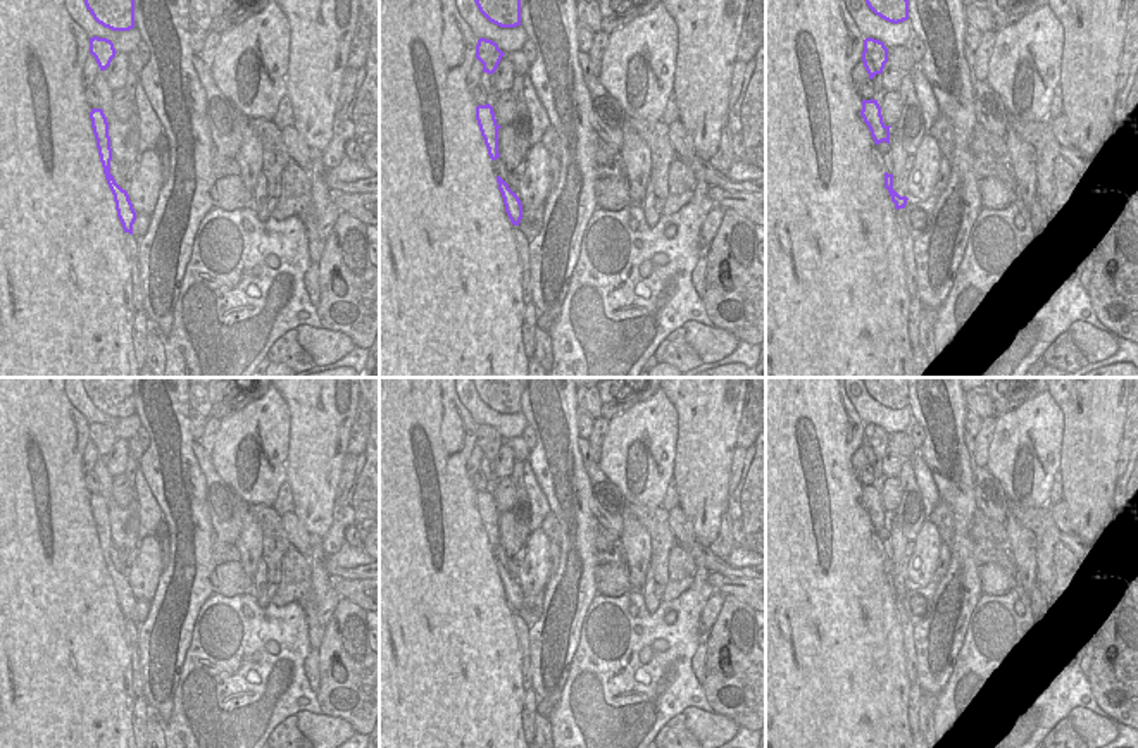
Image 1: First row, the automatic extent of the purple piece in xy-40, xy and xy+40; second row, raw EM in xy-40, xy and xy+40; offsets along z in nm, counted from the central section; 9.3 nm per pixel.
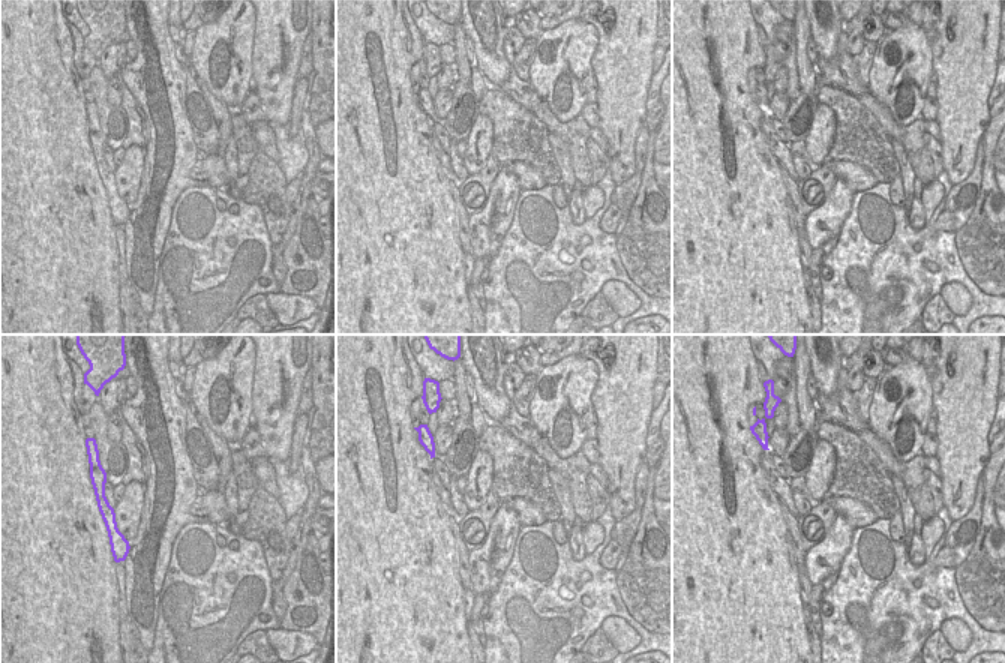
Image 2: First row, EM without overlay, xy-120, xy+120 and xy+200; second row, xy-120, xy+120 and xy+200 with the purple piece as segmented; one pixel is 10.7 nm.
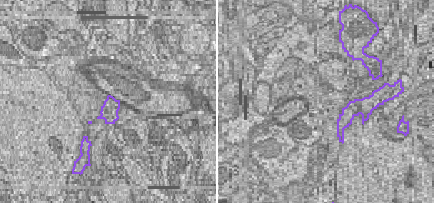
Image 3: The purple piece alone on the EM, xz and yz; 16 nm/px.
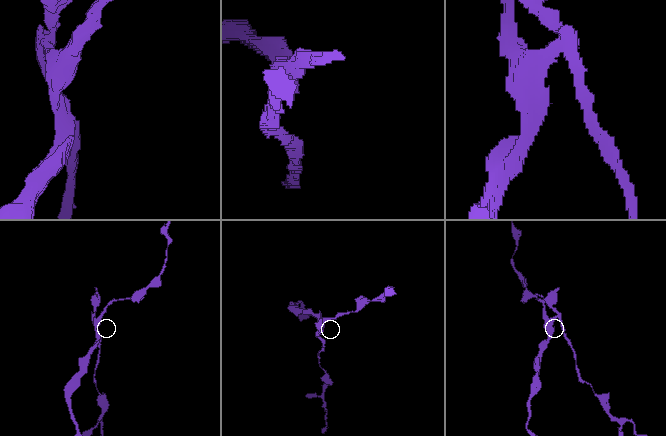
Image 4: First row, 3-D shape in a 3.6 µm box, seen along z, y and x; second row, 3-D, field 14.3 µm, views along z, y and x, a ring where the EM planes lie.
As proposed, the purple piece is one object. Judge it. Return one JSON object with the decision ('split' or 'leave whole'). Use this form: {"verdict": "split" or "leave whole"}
{"verdict": "split"}

